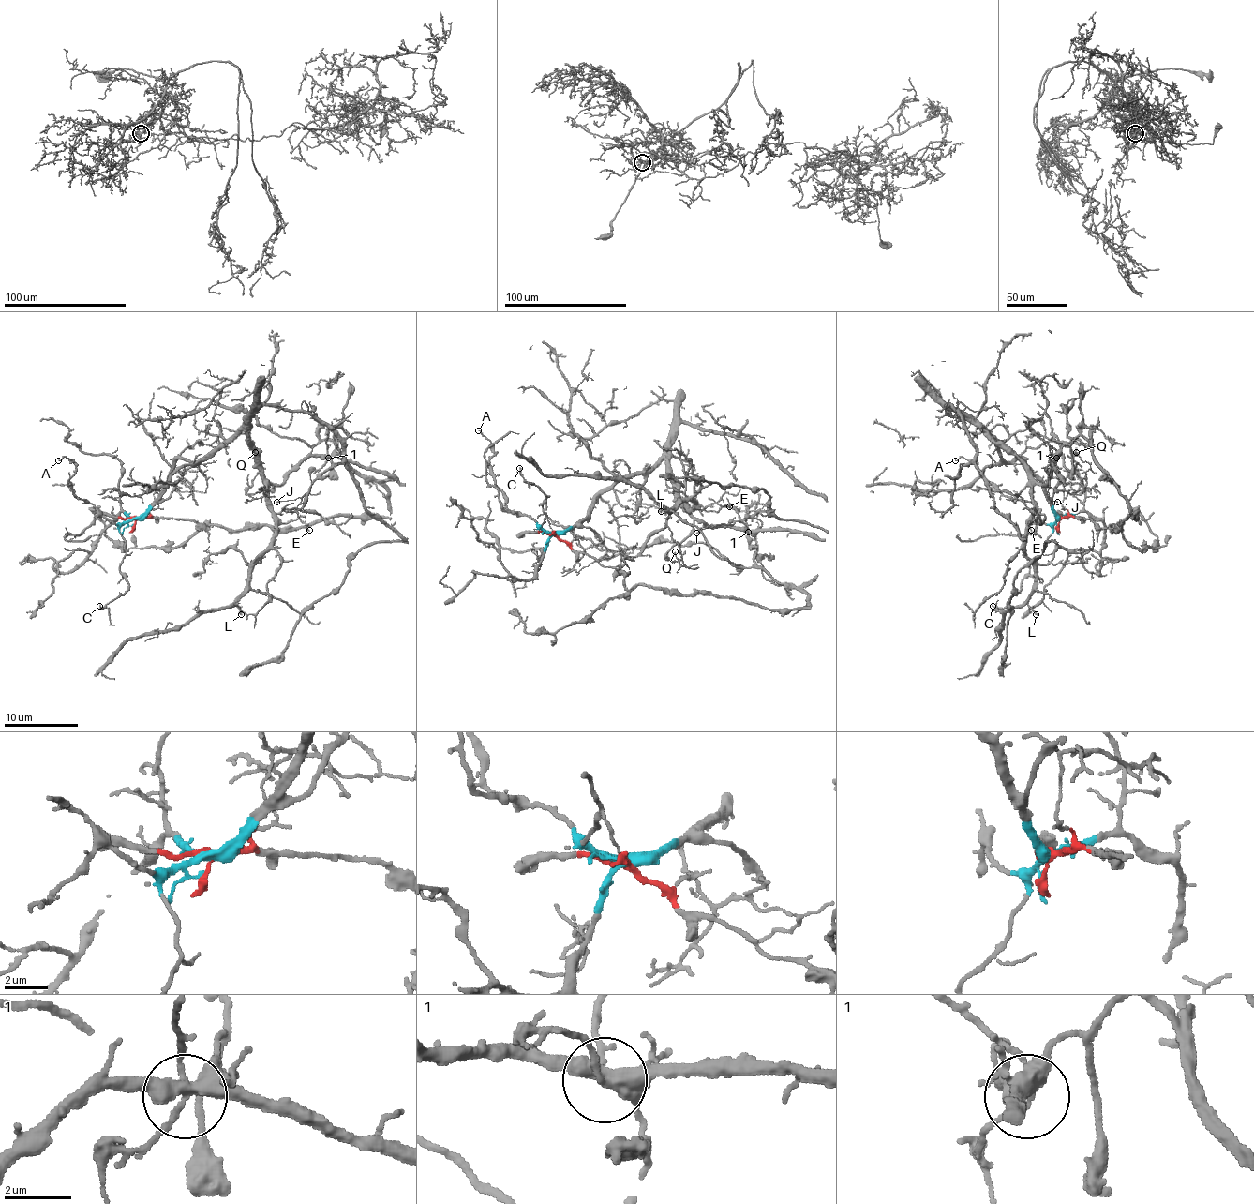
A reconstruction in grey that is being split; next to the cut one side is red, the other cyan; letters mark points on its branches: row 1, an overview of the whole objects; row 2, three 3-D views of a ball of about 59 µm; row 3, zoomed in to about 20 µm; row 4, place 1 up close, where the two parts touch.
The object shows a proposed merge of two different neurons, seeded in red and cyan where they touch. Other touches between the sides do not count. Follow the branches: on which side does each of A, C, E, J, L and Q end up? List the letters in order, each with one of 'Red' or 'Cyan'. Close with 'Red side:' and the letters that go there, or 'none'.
A: Cyan
C: Cyan
E: Cyan
J: Red
L: Cyan
Q: Cyan
Red side: J

